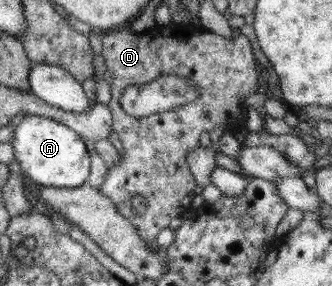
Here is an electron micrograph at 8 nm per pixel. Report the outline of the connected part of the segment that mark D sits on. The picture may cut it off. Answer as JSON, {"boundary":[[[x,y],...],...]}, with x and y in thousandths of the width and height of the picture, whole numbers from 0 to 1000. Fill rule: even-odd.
{"boundary":[[[512,80],[473,87],[434,115],[404,115],[370,91],[355,105],[322,108],[307,126],[307,196],[319,217],[319,248],[337,259],[331,311],[337,350],[322,367],[340,402],[340,455],[373,514],[373,545],[361,545],[355,580],[331,580],[301,650],[301,671],[343,706],[355,745],[392,773],[440,846],[467,846],[482,804],[506,794],[512,773],[545,759],[572,731],[587,685],[593,636],[563,577],[560,545],[605,510],[605,472],[639,462],[651,448],[675,448],[675,462],[705,469],[708,458],[750,462],[741,444],[744,378],[738,346],[750,329],[792,311],[780,297],[777,245],[759,185],[753,140],[723,119],[717,129],[675,133],[611,98],[608,87],[566,80]],[[521,262],[566,280],[593,311],[593,343],[527,388],[482,392],[434,409],[389,406],[367,385],[361,357],[373,311],[398,297],[434,297],[470,273]]]}

